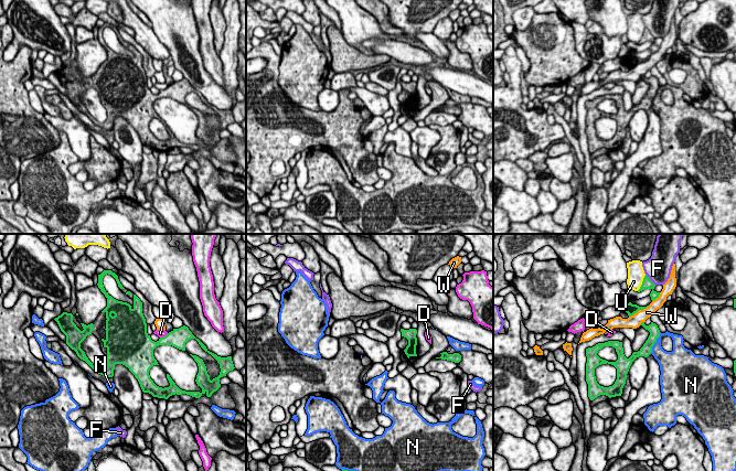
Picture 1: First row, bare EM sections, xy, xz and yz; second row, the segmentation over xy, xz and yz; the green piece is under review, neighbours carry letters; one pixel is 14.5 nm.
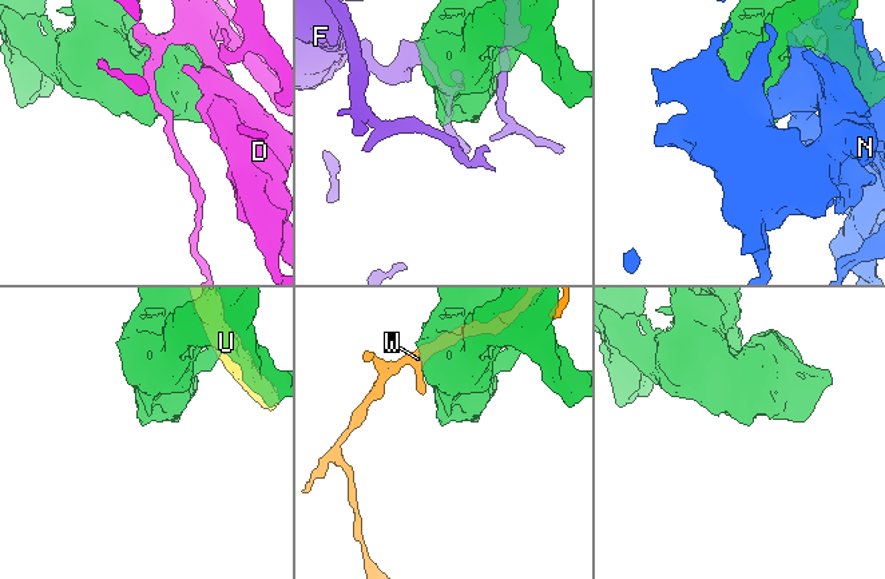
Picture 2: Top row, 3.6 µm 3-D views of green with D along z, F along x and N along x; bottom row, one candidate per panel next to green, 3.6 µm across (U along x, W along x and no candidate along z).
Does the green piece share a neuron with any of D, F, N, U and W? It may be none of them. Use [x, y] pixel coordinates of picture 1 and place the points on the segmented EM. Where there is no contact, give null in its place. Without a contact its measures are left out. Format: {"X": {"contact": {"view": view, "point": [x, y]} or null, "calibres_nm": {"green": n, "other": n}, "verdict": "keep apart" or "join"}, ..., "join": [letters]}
{"D": {"contact": {"view": "xy", "point": [163, 336]}, "calibres_nm": {"green": 280, "other": 100}, "verdict": "keep apart"}, "F": {"contact": {"view": "yz", "point": [649, 279]}, "calibres_nm": {"green": 160, "other": 380}, "verdict": "keep apart"}, "N": {"contact": {"view": "yz", "point": [654, 342]}, "calibres_nm": {"green": 160, "other": 200}, "verdict": "keep apart"}, "U": {"contact": {"view": "yz", "point": [642, 282]}, "calibres_nm": {"green": 160, "other": 260}, "verdict": "keep apart"}, "W": {"contact": {"view": "yz", "point": [639, 309]}, "calibres_nm": {"green": 160, "other": 190}, "verdict": "keep apart"}, "join": []}

